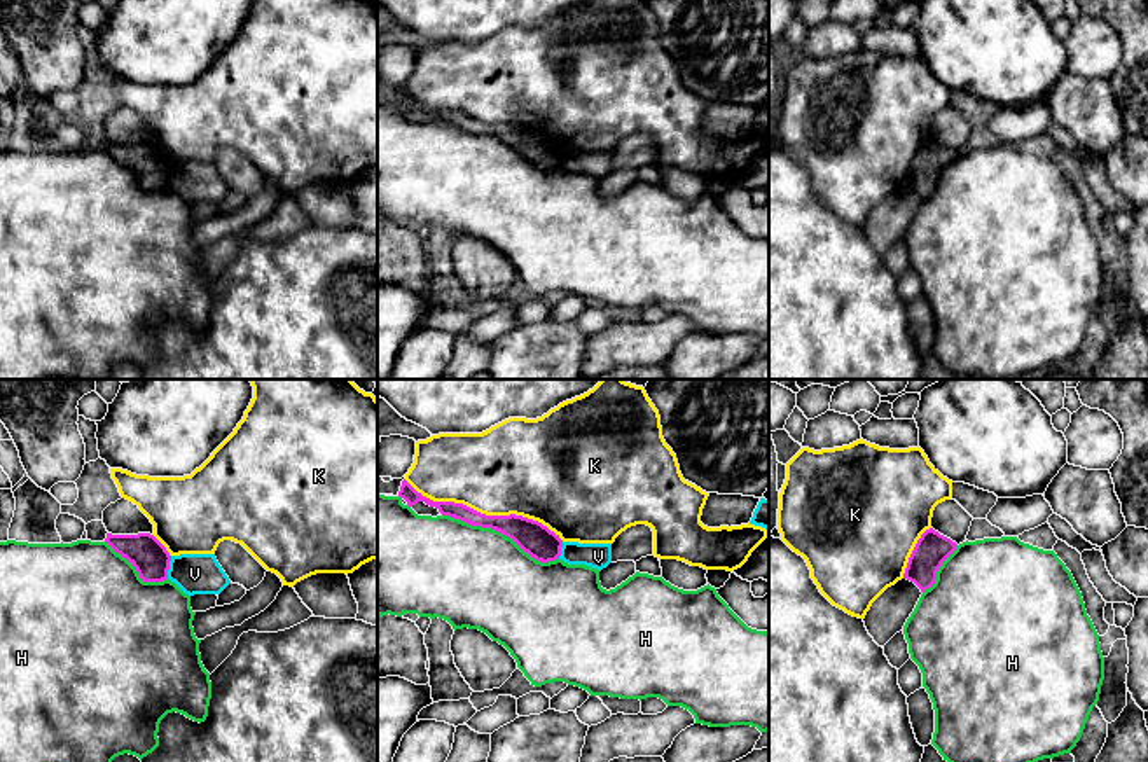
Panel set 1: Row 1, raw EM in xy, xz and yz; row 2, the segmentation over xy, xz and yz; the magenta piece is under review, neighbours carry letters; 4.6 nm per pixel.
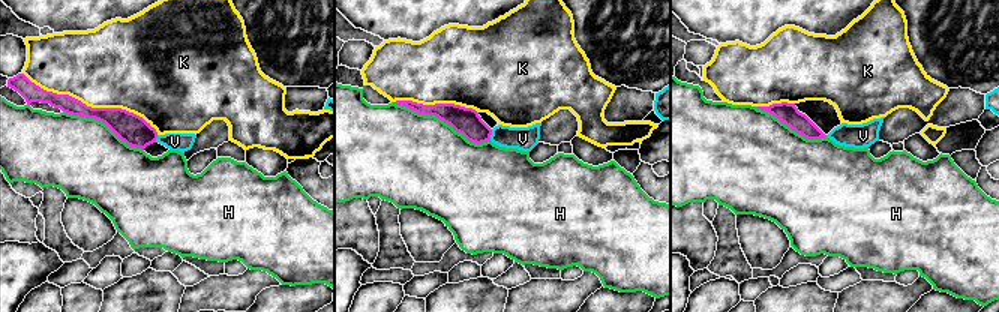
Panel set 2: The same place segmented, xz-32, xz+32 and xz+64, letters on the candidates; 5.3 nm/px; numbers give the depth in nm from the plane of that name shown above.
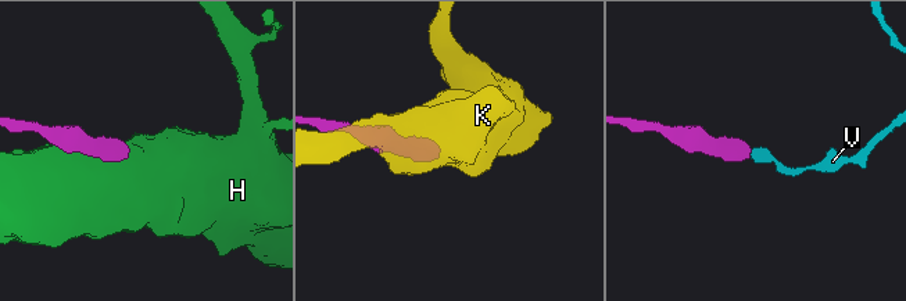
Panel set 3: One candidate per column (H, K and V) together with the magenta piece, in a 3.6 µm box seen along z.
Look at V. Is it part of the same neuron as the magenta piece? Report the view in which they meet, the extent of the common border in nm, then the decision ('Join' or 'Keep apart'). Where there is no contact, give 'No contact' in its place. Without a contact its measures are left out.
Touches magenta in xy. Shared border 110 nm. Keep apart

